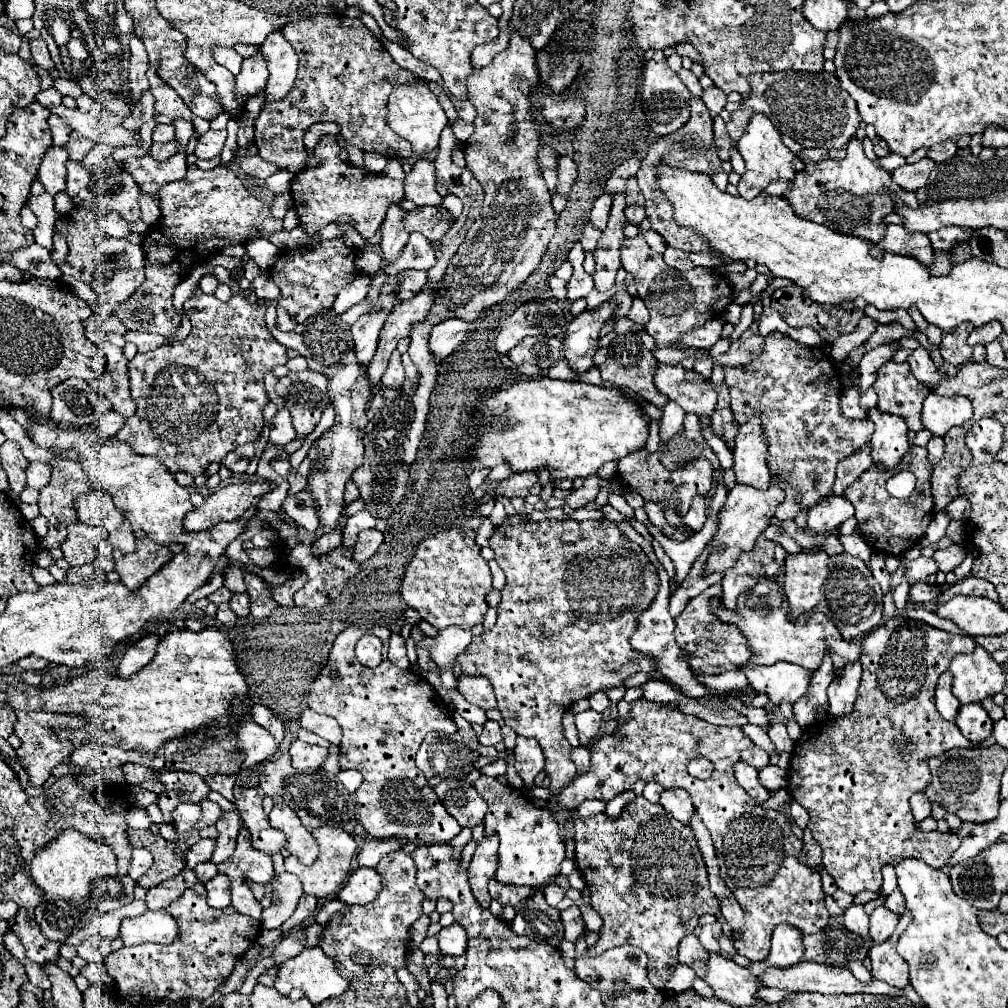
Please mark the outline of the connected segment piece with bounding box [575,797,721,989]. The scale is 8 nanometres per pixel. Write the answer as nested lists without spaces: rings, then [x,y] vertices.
[[[645,797],[629,801],[617,819],[611,819],[605,813],[575,819],[575,863],[591,889],[591,907],[603,919],[599,941],[587,949],[587,955],[597,957],[619,945],[635,945],[649,957],[647,975],[655,989],[663,989],[671,979],[673,969],[677,967],[677,945],[685,935],[693,933],[699,917],[705,913],[721,913],[719,899],[715,899],[709,889],[705,861],[693,829],[689,825],[679,825],[679,821],[675,821],[661,805],[655,805]]]

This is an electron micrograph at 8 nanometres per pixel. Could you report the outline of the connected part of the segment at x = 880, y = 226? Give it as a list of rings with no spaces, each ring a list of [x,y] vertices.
[[[853,137],[847,143],[845,159],[805,163],[805,169],[797,171],[793,187],[785,193],[785,197],[793,205],[795,213],[803,213],[803,217],[815,223],[823,223],[837,233],[855,235],[879,243],[887,229],[885,215],[897,209],[897,203],[891,199],[891,191],[887,187],[897,185],[891,181],[891,175],[885,169],[877,167],[871,159],[865,157],[861,141]]]

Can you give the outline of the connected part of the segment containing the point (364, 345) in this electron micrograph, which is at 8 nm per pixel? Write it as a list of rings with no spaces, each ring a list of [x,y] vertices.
[[[365,313],[357,319],[357,323],[351,325],[351,333],[353,333],[353,341],[355,341],[355,357],[361,365],[369,365],[375,349],[377,349],[377,339],[379,339],[379,331],[383,327],[383,321],[387,319],[389,313]]]

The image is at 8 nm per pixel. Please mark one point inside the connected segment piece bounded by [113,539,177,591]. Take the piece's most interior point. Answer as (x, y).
(137, 567)

